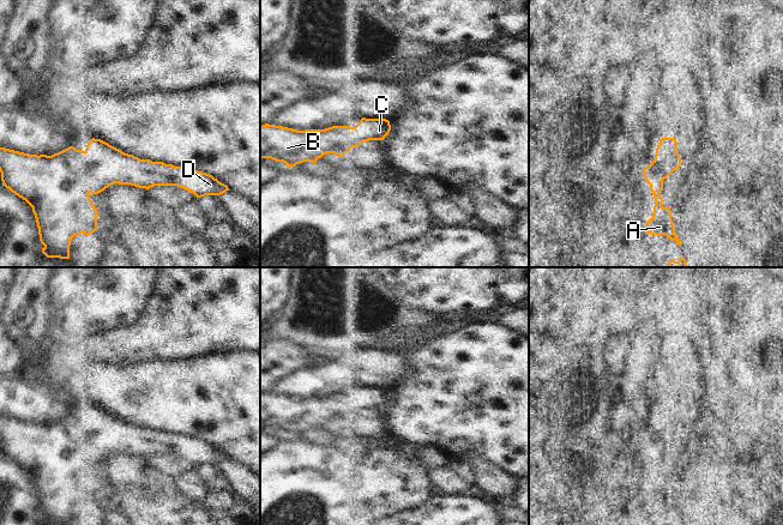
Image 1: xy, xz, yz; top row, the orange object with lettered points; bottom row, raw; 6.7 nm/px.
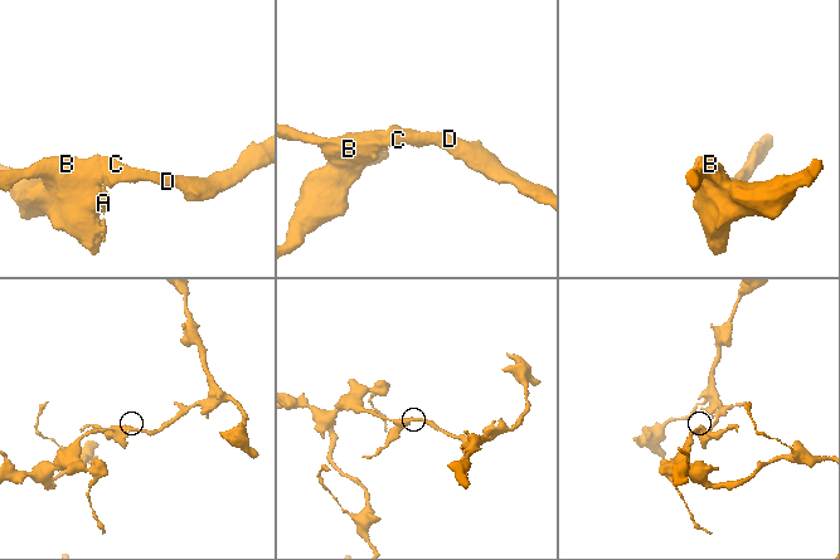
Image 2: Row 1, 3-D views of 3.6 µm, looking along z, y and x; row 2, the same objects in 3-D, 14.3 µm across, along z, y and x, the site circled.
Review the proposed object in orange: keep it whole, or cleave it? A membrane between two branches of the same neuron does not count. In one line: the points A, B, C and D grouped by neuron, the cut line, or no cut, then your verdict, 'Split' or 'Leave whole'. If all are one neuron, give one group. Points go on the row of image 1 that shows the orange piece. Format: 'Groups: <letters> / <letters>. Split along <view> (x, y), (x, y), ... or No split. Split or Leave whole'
Groups: A B C D. No split. Leave whole.

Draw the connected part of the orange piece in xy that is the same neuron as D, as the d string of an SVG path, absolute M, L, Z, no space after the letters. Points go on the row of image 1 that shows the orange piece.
M95 138L88 143L84 151L70 146L52 156L29 155L0 147L0 173L2 186L32 207L40 241L44 246L42 253L47 258L60 259L70 259L71 240L74 236L97 231L98 211L90 195L98 194L114 183L145 189L153 186L177 186L197 198L221 195L229 191L227 185L210 174L188 167L140 159Z

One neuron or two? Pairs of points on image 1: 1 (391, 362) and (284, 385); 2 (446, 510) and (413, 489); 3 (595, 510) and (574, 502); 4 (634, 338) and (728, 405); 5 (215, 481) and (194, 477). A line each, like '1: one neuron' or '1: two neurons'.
1: one neuron
2: two neurons
3: two neurons
4: two neurons
5: two neurons

